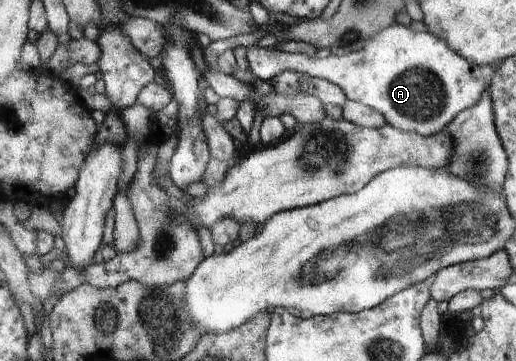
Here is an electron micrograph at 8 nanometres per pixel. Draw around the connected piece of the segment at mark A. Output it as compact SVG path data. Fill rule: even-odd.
M394 23L374 35L361 50L348 55L320 58L304 53L280 52L257 44L246 47L252 73L269 81L285 71L308 74L338 84L348 100L368 105L400 131L416 131L430 137L438 135L461 113L476 105L488 87L481 67L464 59L443 39L430 32L416 32Z

